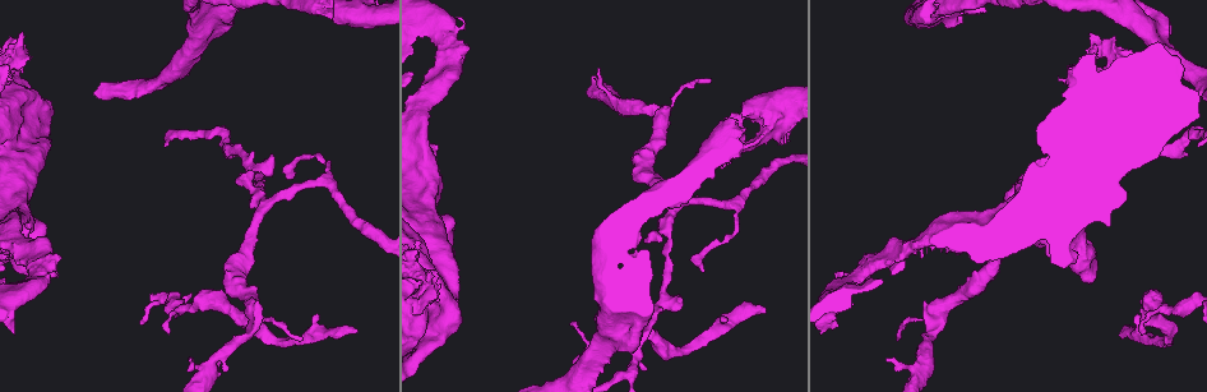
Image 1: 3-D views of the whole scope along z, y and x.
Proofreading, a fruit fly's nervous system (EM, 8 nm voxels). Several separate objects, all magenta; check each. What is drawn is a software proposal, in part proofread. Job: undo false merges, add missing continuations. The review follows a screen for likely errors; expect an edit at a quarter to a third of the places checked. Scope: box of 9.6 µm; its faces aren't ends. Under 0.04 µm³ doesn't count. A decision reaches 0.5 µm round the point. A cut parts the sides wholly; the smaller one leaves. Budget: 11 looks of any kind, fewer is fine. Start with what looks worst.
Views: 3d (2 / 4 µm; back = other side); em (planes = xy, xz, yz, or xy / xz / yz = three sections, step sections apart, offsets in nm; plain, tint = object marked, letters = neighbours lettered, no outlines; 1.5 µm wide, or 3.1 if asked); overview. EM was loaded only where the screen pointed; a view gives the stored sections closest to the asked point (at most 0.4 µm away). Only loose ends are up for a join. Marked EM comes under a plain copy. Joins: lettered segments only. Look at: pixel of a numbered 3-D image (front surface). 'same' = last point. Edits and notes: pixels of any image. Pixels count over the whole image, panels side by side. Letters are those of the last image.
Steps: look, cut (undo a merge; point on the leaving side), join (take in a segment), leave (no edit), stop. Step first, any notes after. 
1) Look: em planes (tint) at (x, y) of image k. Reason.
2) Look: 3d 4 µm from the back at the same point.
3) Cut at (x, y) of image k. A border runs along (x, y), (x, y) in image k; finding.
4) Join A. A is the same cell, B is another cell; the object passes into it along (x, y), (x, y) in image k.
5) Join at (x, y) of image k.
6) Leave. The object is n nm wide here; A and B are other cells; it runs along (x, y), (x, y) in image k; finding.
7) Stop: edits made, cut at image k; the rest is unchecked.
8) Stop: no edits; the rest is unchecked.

Look: 3d 4 µm at (357, 330) of image 1. Branch stops here.

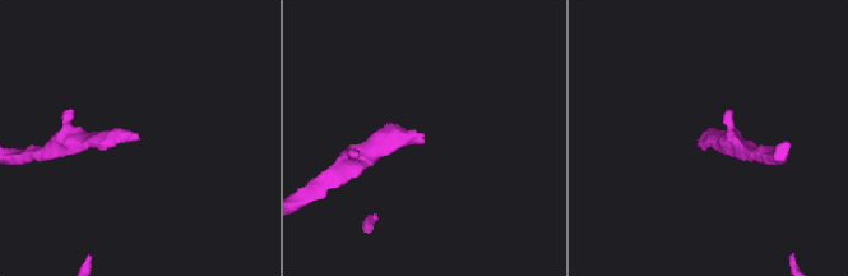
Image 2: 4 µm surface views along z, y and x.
Look: em xz step 4 (letters) at (424, 141) of image 2. Need the tissue.

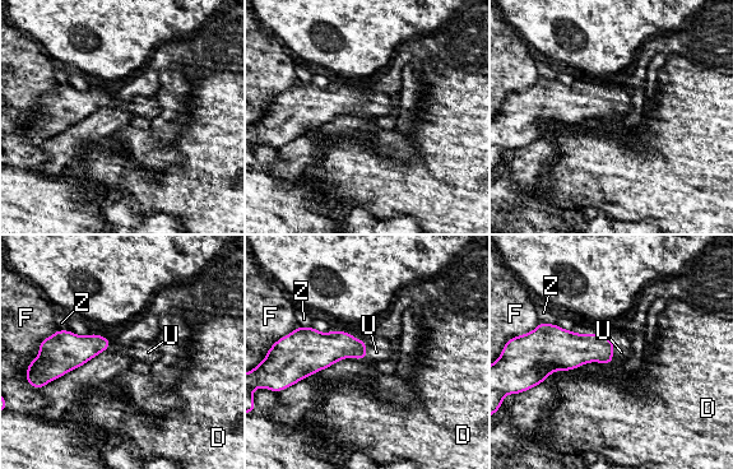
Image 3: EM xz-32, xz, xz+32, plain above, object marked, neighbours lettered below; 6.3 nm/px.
Look: em planes (letters) at the same point.

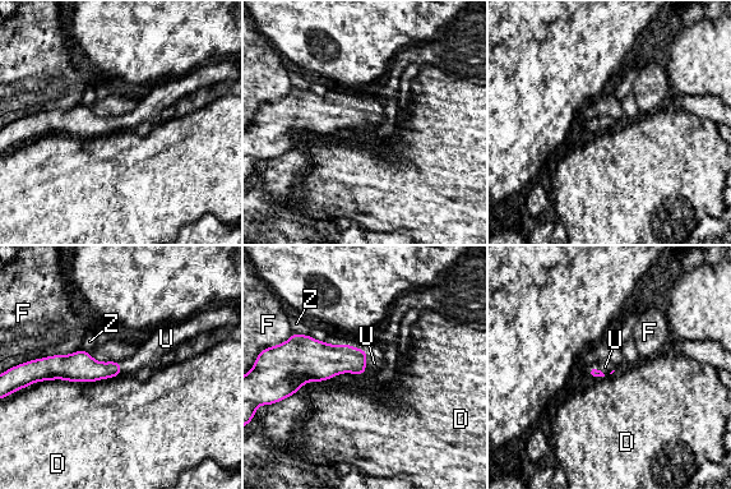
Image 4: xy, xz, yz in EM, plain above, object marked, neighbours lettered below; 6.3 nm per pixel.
Join U. U is the same cell, D, F and Z are other cells; the object passes into it along (325, 360), (365, 363), (374, 363) in image 4; it goes on there.

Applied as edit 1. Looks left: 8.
Look: overview. See it whole again.

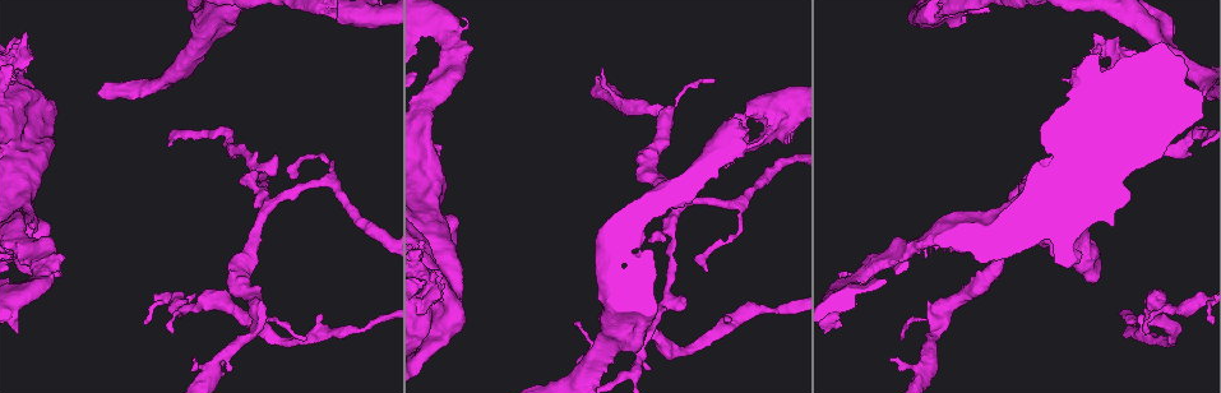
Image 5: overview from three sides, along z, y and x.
Look: em planes (letters) at (458, 18) of image 5. Thick end.

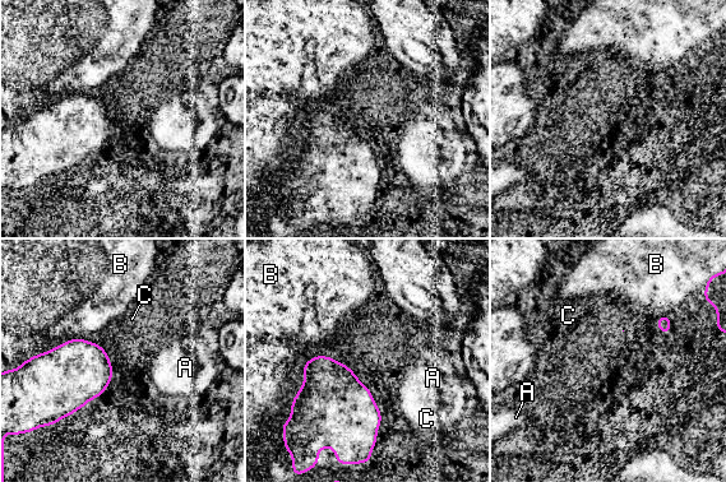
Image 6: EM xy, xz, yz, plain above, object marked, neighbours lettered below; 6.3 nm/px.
Leave. A, B and C are other cells; a border runs along (301, 366), (342, 361), (382, 412) in image 6; none of them fits.

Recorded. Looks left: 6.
Look: em planes (tint) at (1094, 282) of image 5. Stops while still wide.

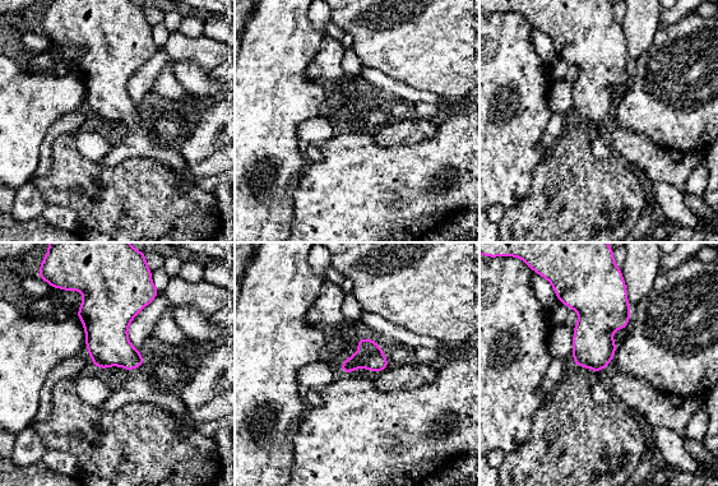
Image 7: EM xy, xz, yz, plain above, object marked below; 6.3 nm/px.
Look: em planes (letters) at the same point. See the neighbours.

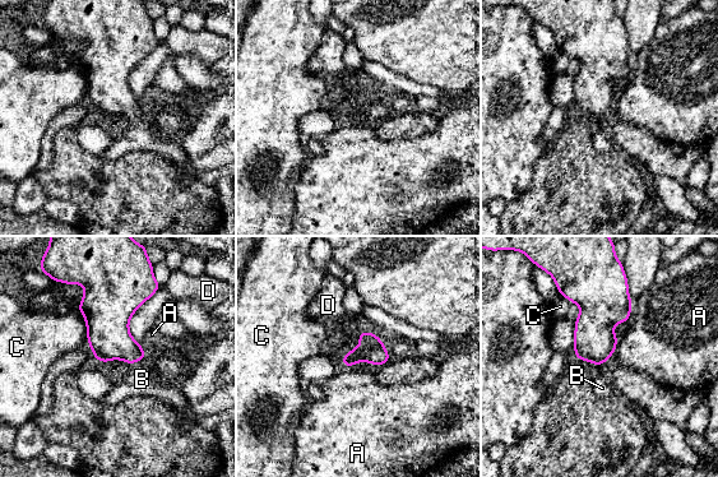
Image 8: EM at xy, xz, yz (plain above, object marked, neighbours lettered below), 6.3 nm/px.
Join B. B is the same cell, A, C and D are other cells; the neuron continues.

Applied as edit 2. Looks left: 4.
Look: 3d 2 µm at (226, 131) of image 5.

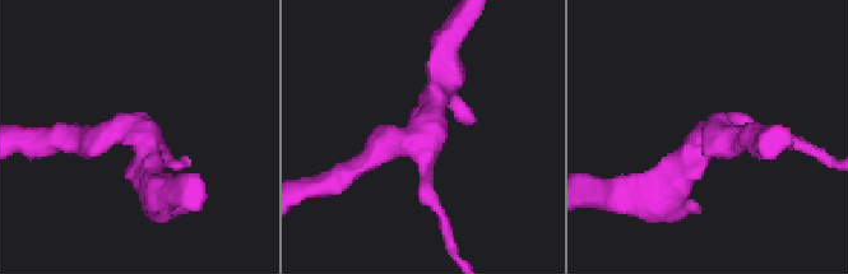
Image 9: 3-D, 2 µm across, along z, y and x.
Look: em planes (tint) at (712, 127) of image 9.

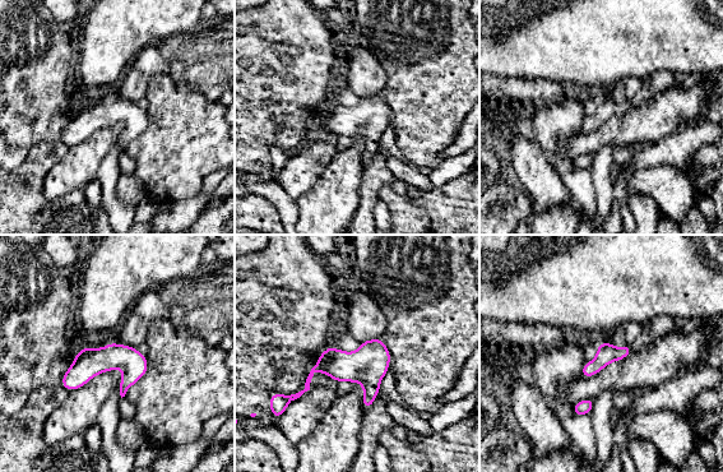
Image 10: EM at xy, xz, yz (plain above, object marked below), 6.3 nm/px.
Look: em planes (letters) at the same point. See the neighbours.

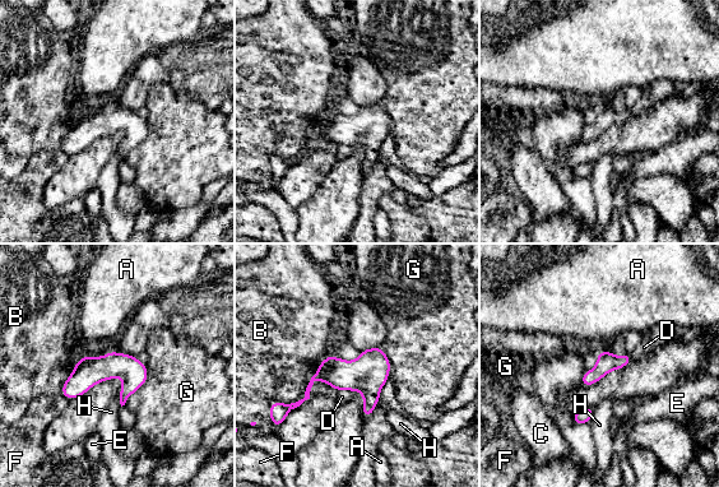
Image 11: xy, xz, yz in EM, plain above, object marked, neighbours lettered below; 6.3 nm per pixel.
Leave. The object is 130 nm wide here; A, B, C, D, E, F, G and H are other cells; it runs along (143, 367), (91, 370), (65, 392) in image 11; all the same neuron.

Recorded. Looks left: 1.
Stop: edits made, join at image 4, join at image 8; the rest is unchecked.

